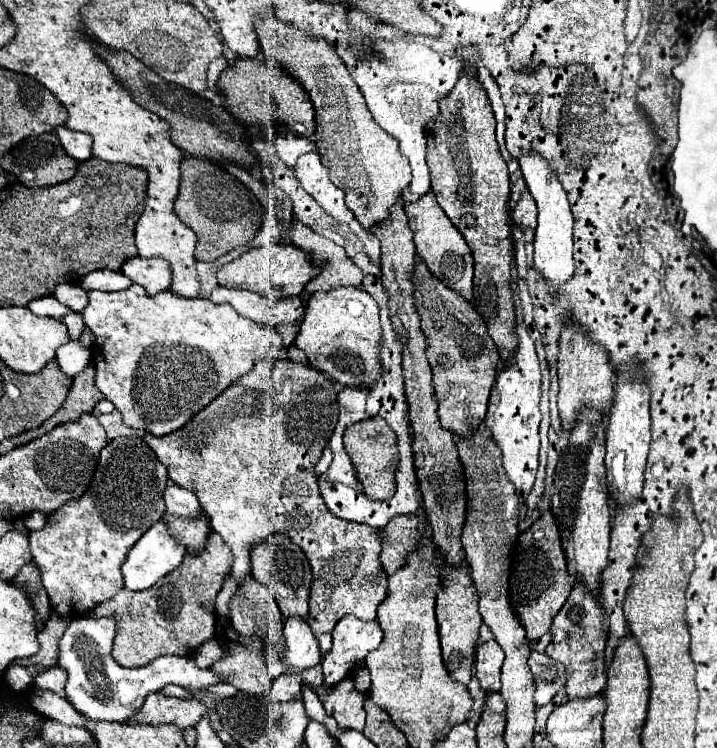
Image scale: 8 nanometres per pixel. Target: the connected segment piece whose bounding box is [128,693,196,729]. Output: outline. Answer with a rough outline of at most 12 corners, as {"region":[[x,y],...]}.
{"region":[[148,695],[128,719],[130,725],[188,723],[188,709],[178,709],[176,697]]}

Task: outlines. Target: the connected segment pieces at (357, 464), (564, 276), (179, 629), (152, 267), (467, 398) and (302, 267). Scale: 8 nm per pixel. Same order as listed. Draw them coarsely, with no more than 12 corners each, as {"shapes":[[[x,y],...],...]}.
{"shapes":[[[382,417],[350,425],[344,447],[364,493],[396,493],[400,455]],[[540,153],[520,169],[538,205],[534,265],[550,287],[574,273],[572,211]],[[204,553],[146,591],[122,589],[86,617],[114,617],[112,657],[144,667],[216,635],[232,553]],[[132,257],[122,273],[148,295],[170,289],[170,265],[162,257]],[[414,261],[440,423],[486,417],[500,359],[484,319]],[[292,243],[252,247],[218,271],[222,287],[300,295],[320,269]]]}

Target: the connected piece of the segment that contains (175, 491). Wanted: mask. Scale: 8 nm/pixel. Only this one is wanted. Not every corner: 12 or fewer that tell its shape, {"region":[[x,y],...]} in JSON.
{"region":[[178,485],[166,487],[166,515],[200,517],[198,497]]}

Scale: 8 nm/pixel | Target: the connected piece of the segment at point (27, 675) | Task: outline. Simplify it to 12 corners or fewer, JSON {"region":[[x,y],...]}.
{"region":[[14,665],[6,671],[8,685],[24,691],[44,667]]}

